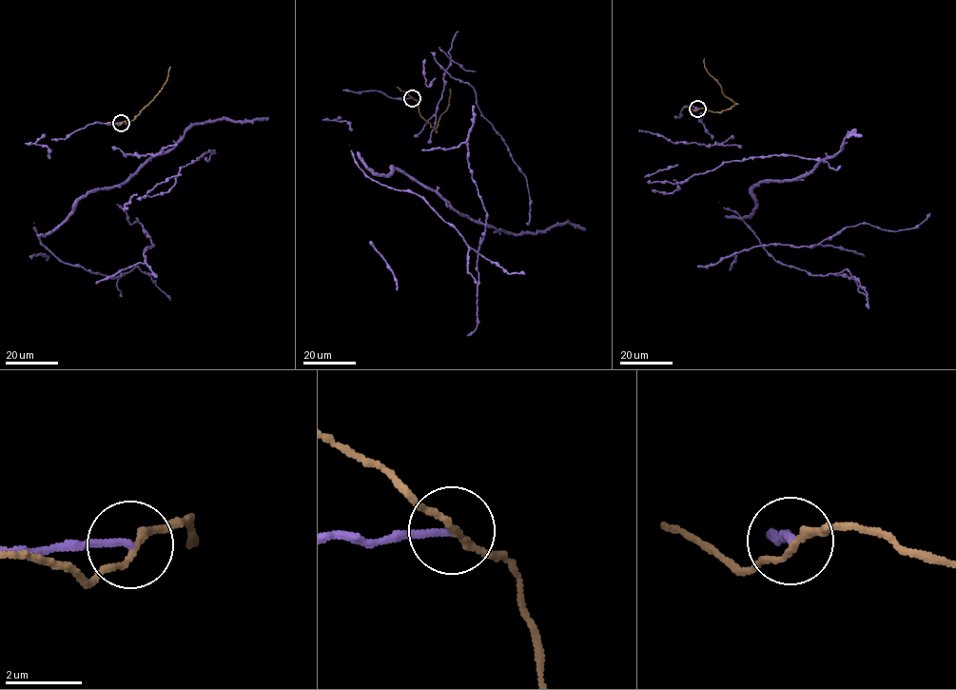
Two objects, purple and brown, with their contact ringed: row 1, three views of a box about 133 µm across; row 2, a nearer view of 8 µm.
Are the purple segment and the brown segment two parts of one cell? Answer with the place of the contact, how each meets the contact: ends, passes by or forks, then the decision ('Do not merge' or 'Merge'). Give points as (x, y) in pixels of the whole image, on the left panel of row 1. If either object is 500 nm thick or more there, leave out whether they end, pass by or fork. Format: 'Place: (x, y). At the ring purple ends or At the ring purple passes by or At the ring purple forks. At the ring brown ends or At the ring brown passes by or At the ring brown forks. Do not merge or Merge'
Place: (121, 123). At the ring purple ends. At the ring brown passes by. Do not merge

